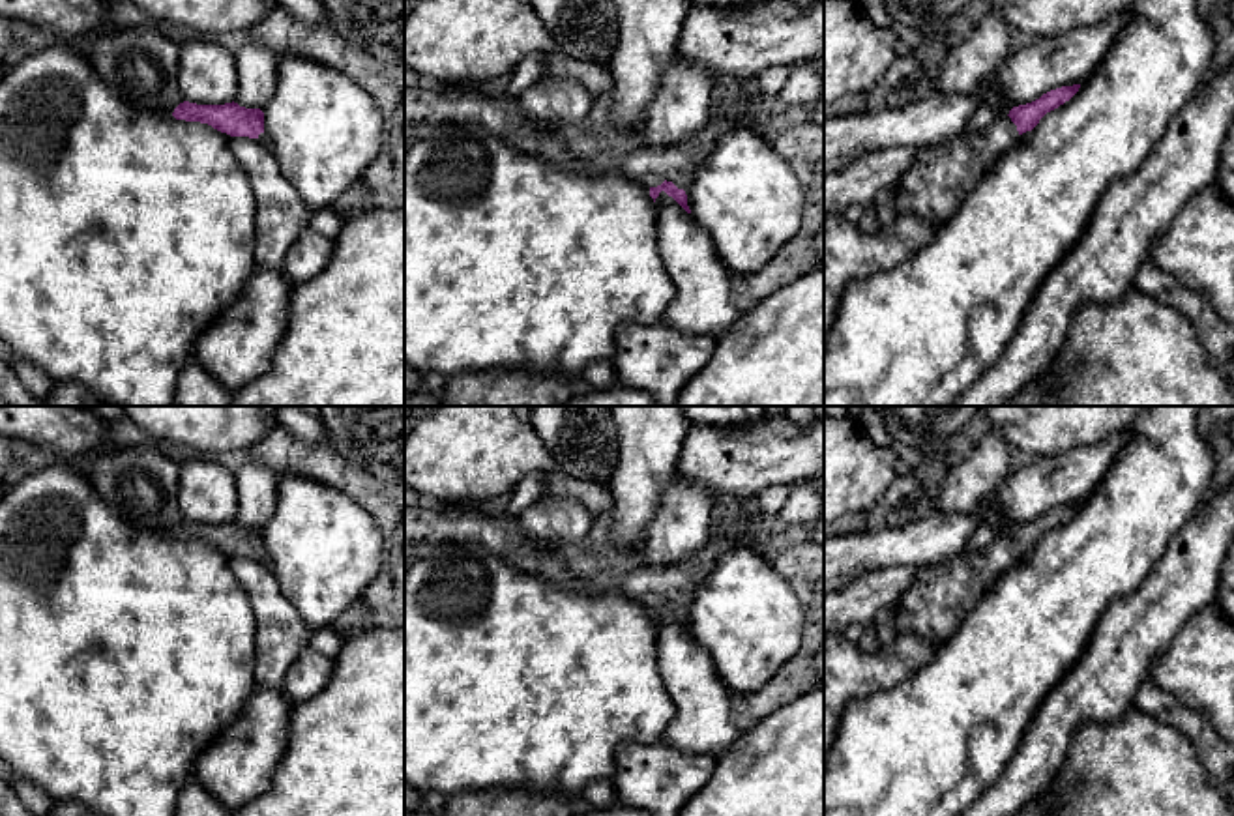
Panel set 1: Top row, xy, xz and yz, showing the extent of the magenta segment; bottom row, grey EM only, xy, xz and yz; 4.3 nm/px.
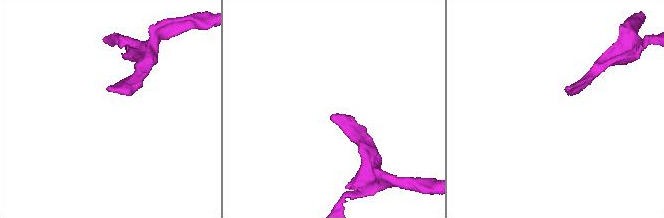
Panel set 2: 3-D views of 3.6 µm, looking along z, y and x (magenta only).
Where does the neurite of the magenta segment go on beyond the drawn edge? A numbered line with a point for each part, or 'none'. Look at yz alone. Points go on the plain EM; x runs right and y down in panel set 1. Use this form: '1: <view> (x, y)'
1: yz (933, 607)

